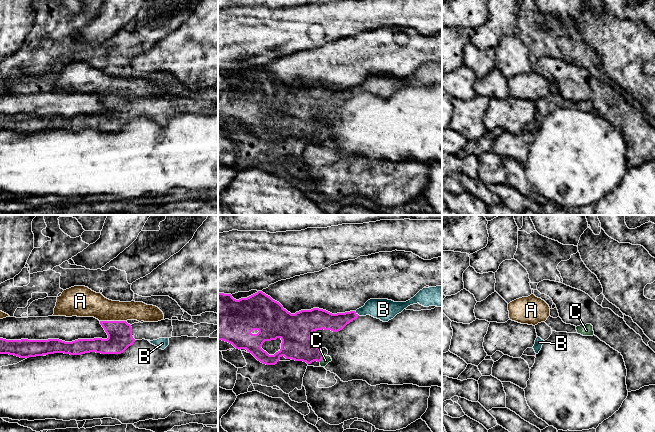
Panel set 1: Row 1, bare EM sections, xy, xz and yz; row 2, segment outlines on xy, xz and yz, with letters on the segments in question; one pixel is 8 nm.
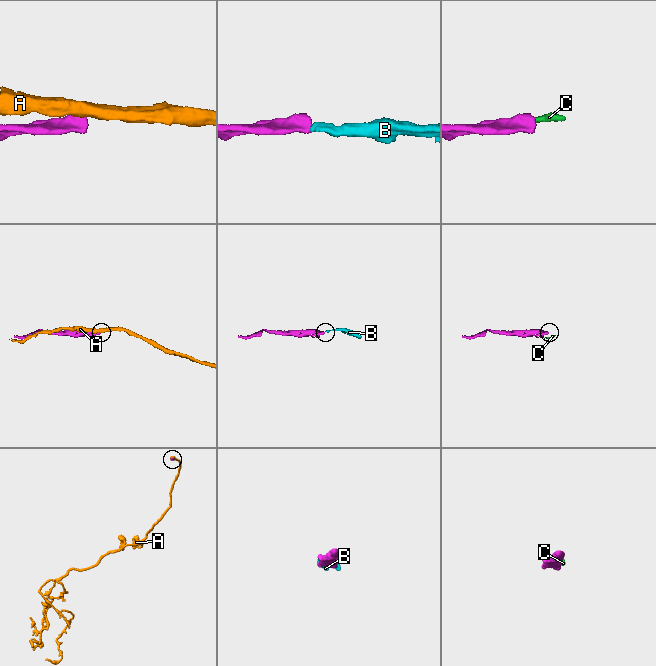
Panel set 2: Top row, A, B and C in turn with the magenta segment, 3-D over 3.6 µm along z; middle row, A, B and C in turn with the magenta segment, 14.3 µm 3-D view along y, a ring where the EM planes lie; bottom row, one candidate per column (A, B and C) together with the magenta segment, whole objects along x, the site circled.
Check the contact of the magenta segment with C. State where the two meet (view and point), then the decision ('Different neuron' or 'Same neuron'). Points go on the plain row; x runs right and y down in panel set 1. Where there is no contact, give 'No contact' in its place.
Touches magenta at xz (322, 133). Same neuron

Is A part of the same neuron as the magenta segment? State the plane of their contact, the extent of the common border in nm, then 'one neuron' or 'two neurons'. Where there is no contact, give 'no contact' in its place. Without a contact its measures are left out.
meets magenta in xy; contact 200 nm long; two neurons

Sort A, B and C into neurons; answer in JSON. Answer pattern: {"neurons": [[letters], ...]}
{"neurons": [["A"], ["B", "C"]]}

